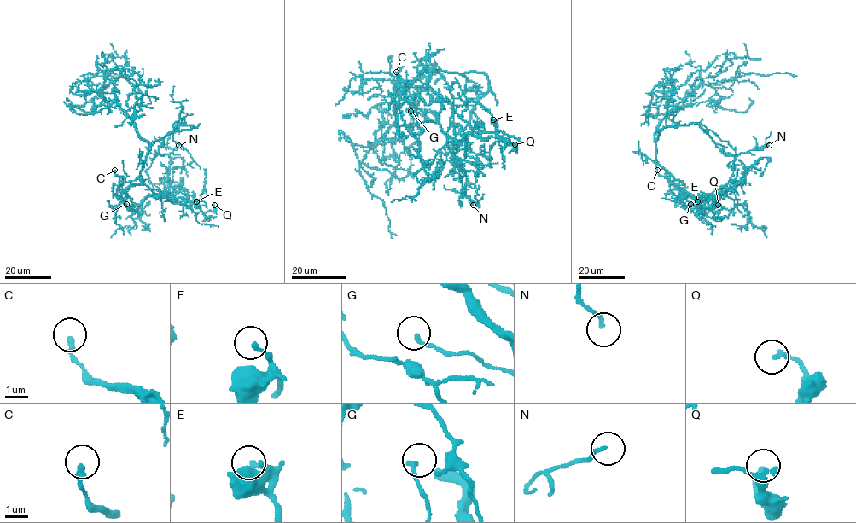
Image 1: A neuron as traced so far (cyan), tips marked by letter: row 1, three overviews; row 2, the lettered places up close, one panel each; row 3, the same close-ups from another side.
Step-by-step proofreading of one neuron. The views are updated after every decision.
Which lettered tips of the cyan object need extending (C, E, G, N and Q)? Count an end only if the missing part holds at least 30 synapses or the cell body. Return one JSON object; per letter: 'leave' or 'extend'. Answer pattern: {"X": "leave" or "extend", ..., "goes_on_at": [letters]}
{"C": "leave", "E": "leave", "G": "leave", "N": "leave", "Q": "leave", "goes_on_at": []}

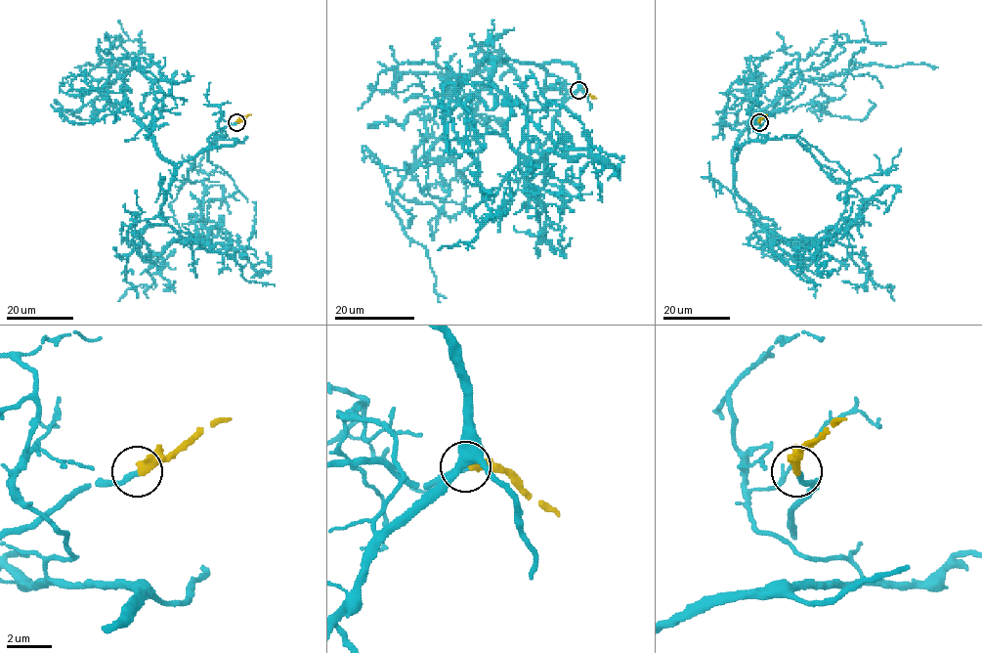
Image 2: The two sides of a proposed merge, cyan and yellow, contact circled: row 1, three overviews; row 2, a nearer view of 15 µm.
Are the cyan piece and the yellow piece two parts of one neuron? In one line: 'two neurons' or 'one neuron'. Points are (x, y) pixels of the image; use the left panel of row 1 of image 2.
one neuron

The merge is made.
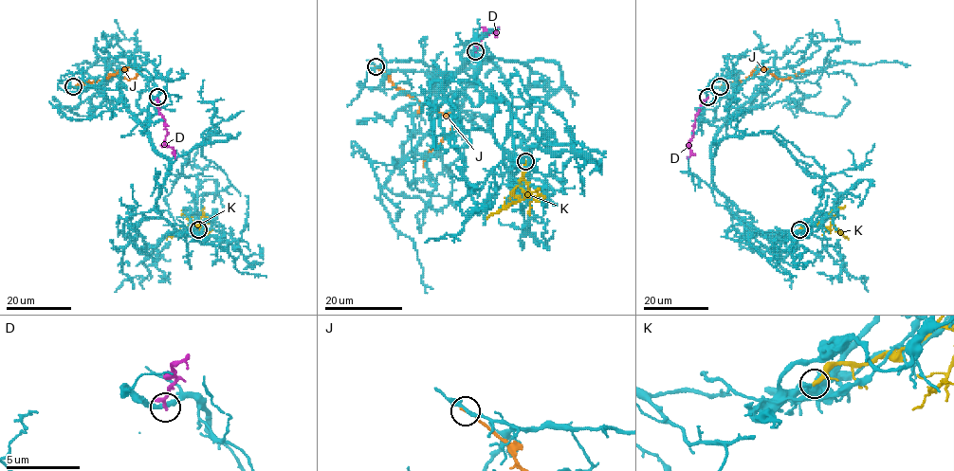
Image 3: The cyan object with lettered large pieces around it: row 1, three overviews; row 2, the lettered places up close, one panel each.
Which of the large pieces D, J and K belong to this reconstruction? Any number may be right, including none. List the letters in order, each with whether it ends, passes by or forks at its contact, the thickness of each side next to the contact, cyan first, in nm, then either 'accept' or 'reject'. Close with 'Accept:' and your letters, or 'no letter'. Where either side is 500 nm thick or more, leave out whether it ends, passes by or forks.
D: it ends | 320/240 nm | reject
J: it ends | 280/190 nm | reject
K: 600/220 nm | reject
Accept: no letter

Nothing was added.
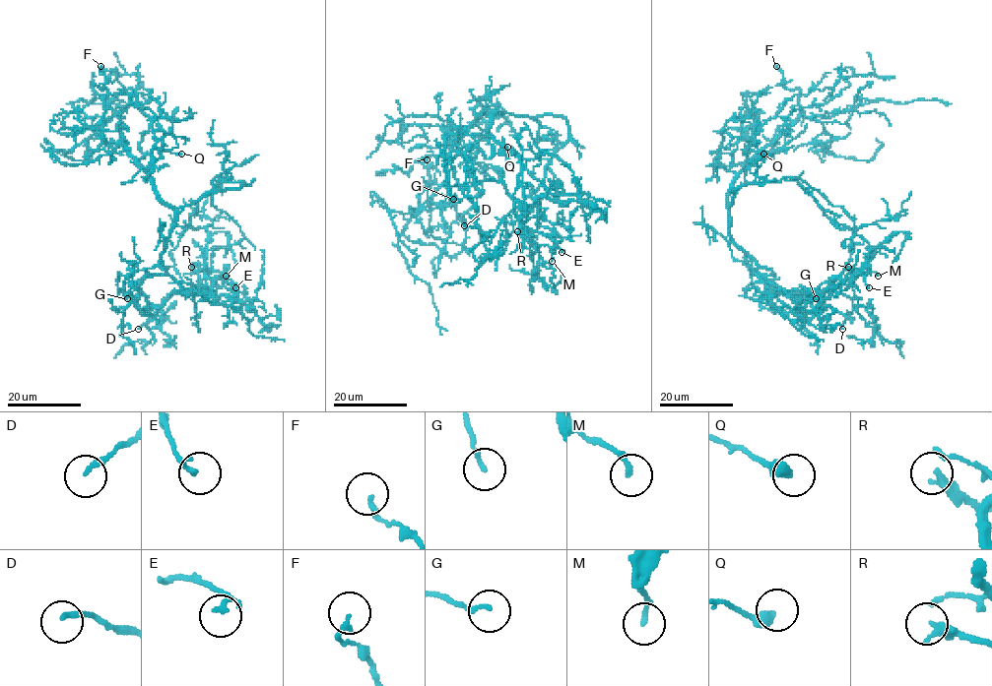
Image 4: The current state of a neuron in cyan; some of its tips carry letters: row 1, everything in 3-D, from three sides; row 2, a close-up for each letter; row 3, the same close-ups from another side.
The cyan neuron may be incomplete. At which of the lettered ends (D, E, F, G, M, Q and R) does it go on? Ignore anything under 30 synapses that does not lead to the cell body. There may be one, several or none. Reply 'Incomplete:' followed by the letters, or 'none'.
Incomplete: none

